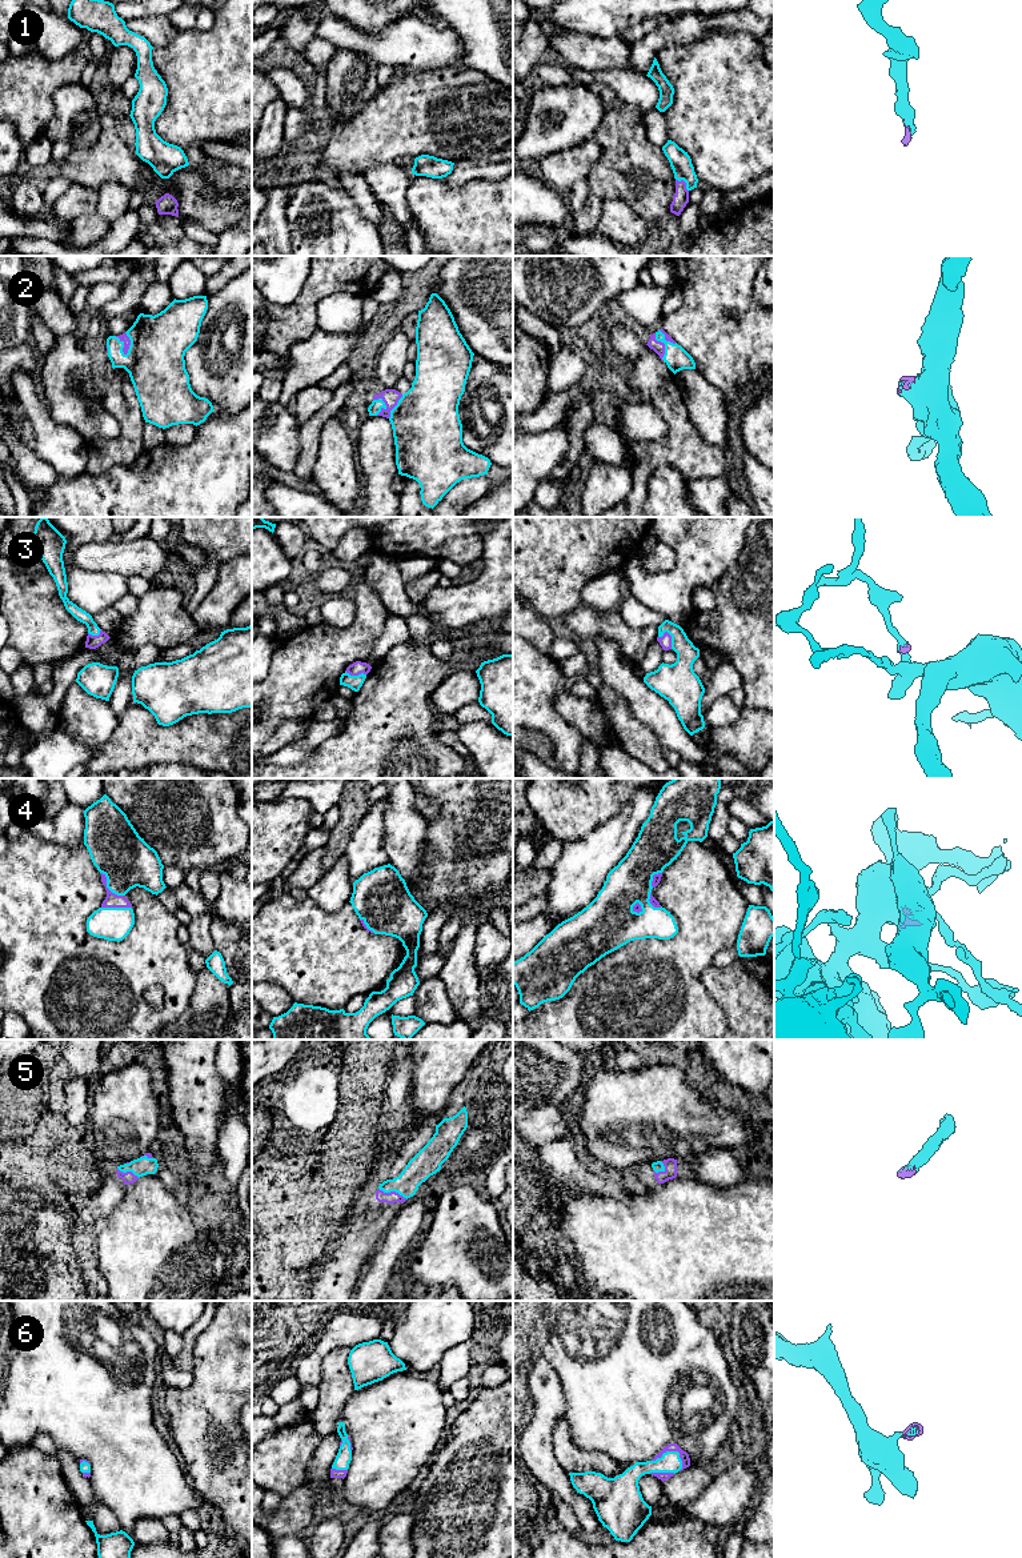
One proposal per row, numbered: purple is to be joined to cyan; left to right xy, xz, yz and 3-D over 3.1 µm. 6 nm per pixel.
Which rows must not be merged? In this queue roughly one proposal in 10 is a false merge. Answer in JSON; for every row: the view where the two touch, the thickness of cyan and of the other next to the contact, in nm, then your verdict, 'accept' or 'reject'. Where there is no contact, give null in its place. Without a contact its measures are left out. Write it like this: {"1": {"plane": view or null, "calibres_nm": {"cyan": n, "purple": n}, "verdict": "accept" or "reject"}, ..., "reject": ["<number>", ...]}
{"1": {"plane": "yz", "calibres_nm": {"cyan": 130, "purple": 100}, "verdict": "accept"}, "2": {"plane": "xy", "calibres_nm": {"cyan": 360, "purple": 50}, "verdict": "accept"}, "3": {"plane": "yz", "calibres_nm": {"cyan": 220, "purple": 80}, "verdict": "accept"}, "4": {"plane": "xy", "calibres_nm": {"cyan": 320, "purple": 90}, "verdict": "accept"}, "5": {"plane": "xz", "calibres_nm": {"cyan": 160, "purple": 70}, "verdict": "accept"}, "6": {"plane": "yz", "calibres_nm": {"cyan": 130, "purple": 60}, "verdict": "accept"}, "reject": []}

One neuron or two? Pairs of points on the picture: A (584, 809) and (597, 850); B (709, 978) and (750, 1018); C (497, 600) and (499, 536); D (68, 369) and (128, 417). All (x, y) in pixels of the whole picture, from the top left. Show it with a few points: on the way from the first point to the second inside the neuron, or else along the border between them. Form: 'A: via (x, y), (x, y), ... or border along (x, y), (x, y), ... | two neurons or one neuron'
A: border along (617, 813), (582, 837), (566, 842) | two neurons
B: via (720, 988), (740, 1008) | one neuron
C: via (499, 584), (499, 552) | one neuron
D: border along (99, 392), (99, 404), (117, 421) | two neurons

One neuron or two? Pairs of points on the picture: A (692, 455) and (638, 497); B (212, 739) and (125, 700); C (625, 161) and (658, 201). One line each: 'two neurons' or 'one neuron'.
A: one neuron
B: two neurons
C: one neuron

